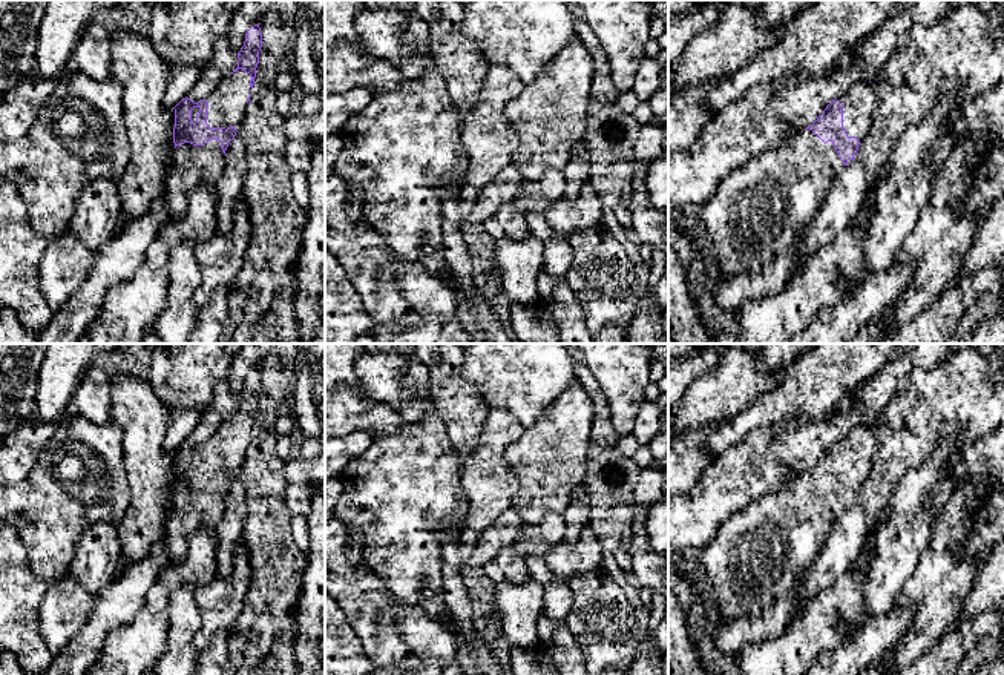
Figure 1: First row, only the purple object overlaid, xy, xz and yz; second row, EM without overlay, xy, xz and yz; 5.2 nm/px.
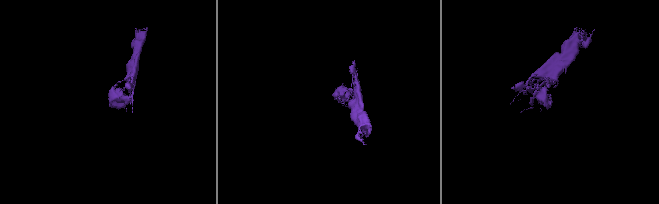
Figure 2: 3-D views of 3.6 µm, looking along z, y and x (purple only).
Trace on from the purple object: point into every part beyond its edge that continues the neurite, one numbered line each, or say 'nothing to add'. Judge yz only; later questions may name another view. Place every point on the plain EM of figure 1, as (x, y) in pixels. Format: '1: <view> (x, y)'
1: yz (757, 554)

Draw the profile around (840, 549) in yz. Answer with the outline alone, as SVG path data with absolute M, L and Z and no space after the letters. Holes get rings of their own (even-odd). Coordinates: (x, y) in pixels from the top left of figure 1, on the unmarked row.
M989 348L967 350L964 357L947 356L937 367L917 368L904 376L872 425L878 446L871 471L865 476L854 503L838 517L817 558L800 575L803 583L794 617L851 569L880 509L888 505L898 483L910 471L918 469L953 433L960 434L960 446L967 448L1001 423L1004 423L1004 373L996 367Z

